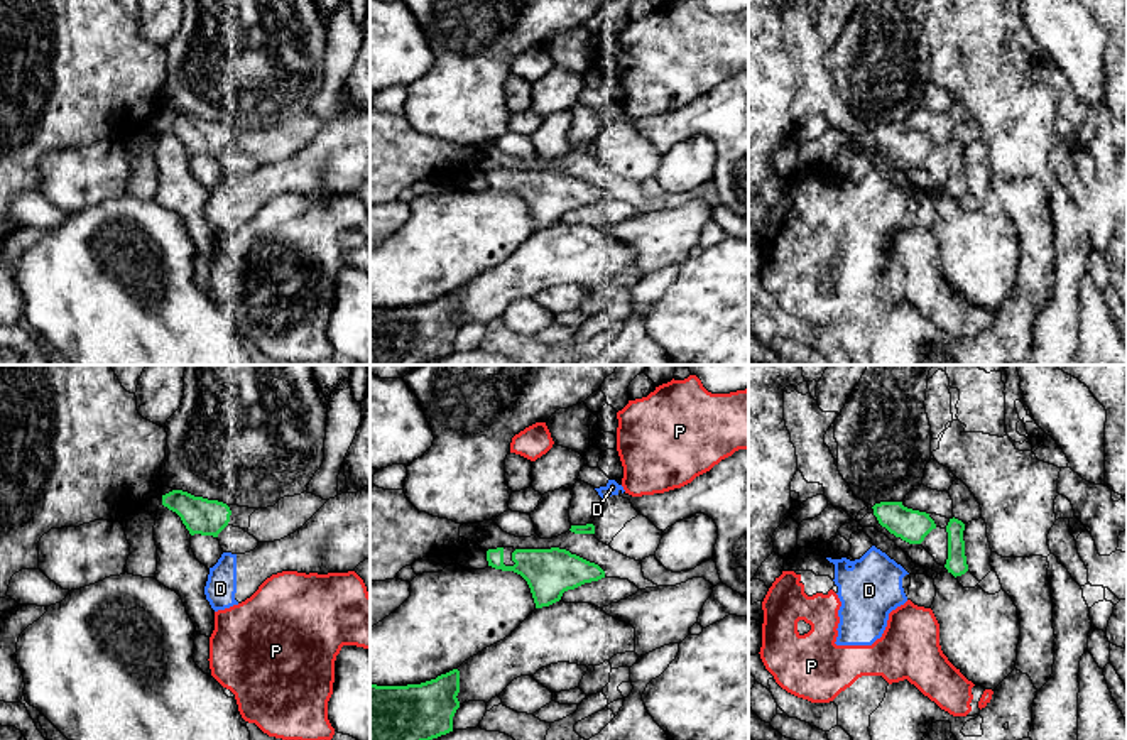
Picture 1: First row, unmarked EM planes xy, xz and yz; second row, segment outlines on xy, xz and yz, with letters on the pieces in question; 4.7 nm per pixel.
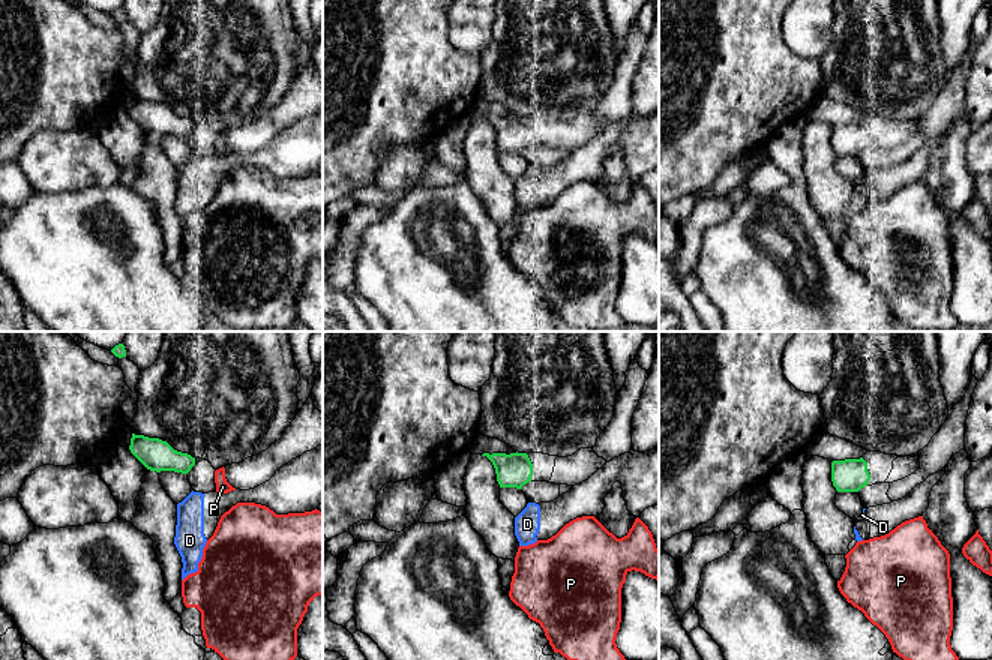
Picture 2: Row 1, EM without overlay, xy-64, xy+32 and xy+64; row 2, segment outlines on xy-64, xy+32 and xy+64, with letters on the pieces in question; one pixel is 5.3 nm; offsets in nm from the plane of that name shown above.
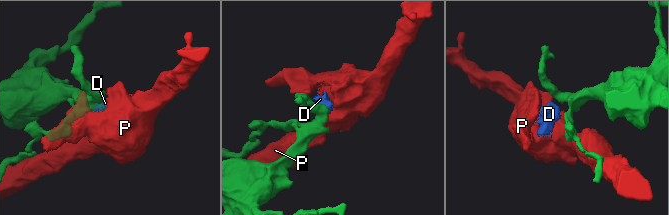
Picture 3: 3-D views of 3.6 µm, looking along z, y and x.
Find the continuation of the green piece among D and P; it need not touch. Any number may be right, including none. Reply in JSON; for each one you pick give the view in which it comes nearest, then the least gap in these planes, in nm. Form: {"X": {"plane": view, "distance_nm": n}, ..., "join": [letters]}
{"join": []}

